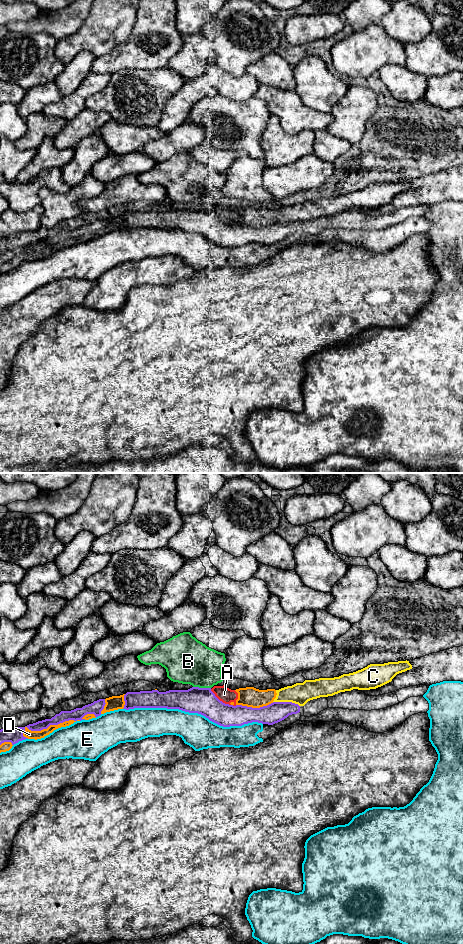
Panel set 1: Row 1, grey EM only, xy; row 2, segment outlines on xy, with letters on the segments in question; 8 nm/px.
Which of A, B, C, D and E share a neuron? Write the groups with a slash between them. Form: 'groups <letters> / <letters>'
groups A / B / C D / E

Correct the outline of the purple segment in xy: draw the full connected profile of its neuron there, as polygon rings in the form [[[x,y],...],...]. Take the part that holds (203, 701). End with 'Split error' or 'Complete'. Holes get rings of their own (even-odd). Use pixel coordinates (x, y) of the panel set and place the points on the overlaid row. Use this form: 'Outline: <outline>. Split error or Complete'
Outline: [[[192,687],[188,690],[158,690],[127,692],[123,709],[167,708],[198,713],[223,726],[242,726],[258,722],[273,725],[289,715],[300,712],[300,706],[292,702],[273,702],[260,708],[229,705],[220,701],[211,688]]]. Complete

